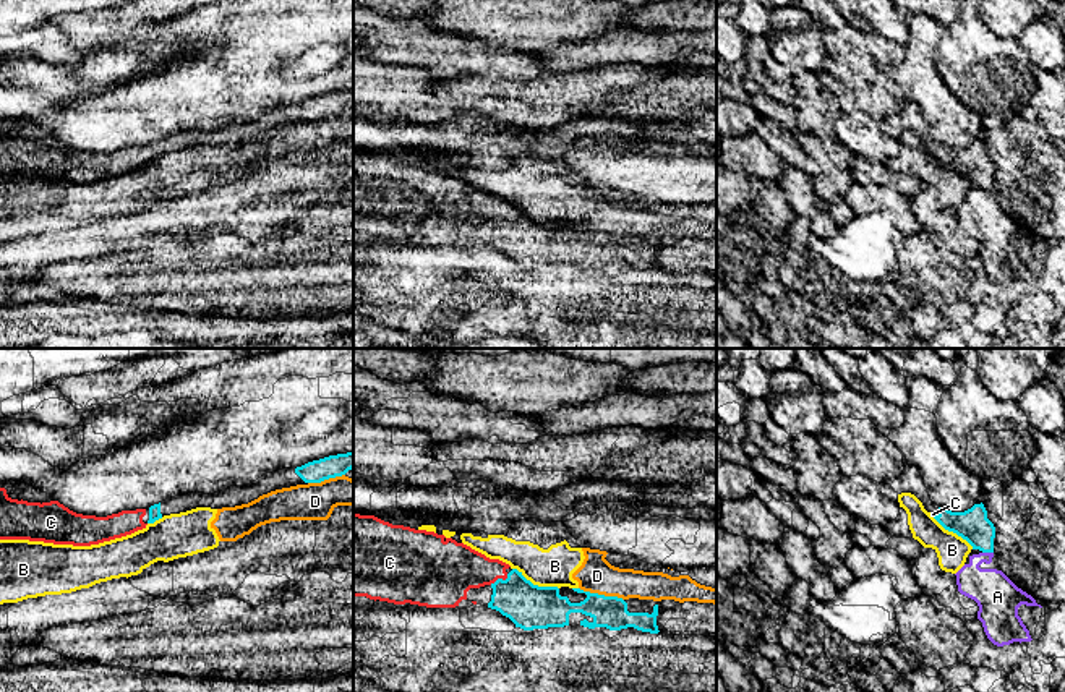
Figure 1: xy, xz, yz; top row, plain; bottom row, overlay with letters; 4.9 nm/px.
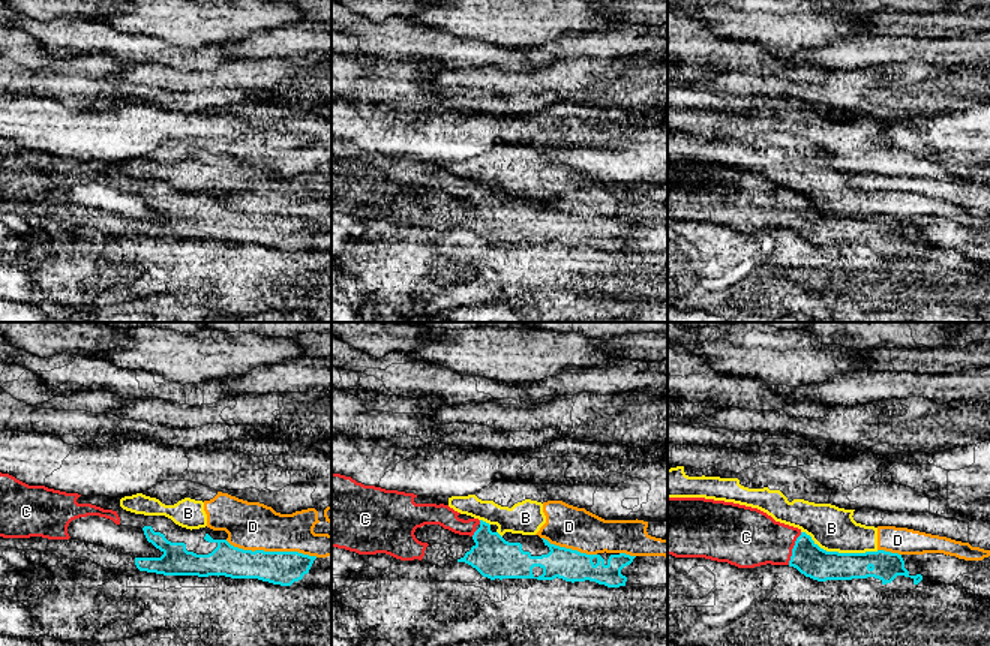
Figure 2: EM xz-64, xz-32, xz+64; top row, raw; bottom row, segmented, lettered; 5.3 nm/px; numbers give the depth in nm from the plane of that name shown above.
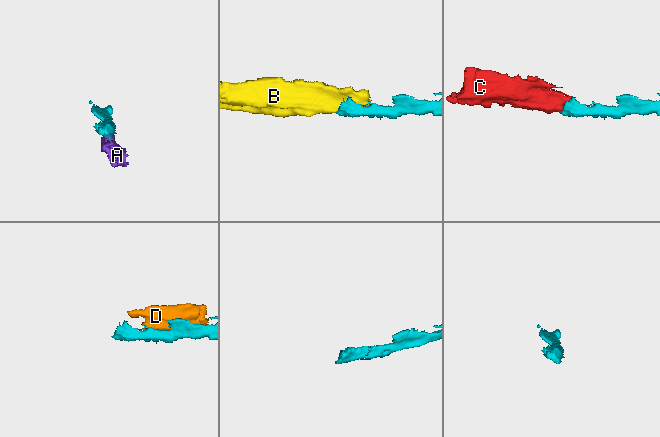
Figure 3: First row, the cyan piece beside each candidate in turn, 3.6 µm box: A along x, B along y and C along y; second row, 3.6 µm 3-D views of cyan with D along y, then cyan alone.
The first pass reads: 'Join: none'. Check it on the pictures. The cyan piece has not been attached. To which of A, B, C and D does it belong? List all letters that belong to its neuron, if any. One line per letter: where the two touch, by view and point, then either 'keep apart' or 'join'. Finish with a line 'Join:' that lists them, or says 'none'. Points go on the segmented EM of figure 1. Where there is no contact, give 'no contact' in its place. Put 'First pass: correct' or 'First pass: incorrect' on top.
First pass: incorrect
A: meets cyan in yz at (988, 551); keep apart
B: meets cyan in xz at (535, 585); keep apart
C: meets cyan in xz at (500, 579); join
D: meets cyan in xz at (602, 595); keep apart
Join: C

